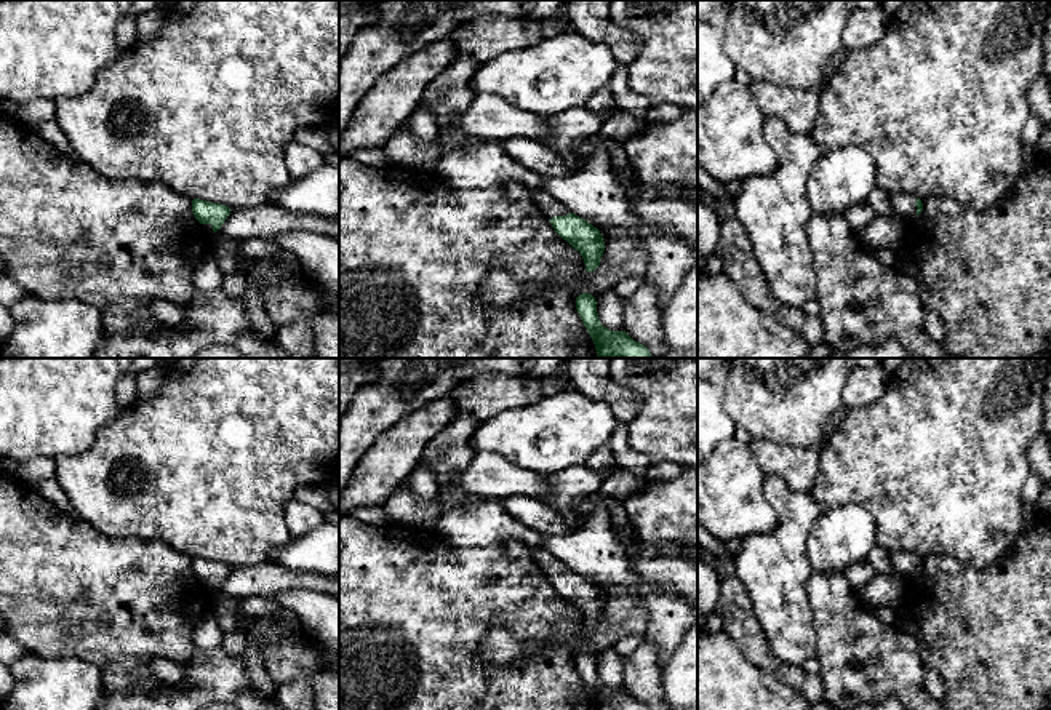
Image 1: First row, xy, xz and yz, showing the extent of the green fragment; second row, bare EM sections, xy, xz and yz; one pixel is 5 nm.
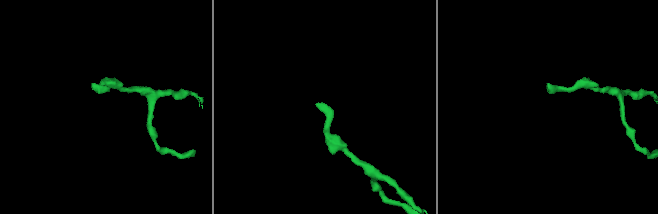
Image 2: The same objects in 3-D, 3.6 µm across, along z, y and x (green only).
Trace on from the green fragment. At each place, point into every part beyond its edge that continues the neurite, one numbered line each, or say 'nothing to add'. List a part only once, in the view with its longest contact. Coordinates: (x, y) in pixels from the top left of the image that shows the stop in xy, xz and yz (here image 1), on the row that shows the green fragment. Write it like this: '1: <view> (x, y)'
1: xz (547, 205)

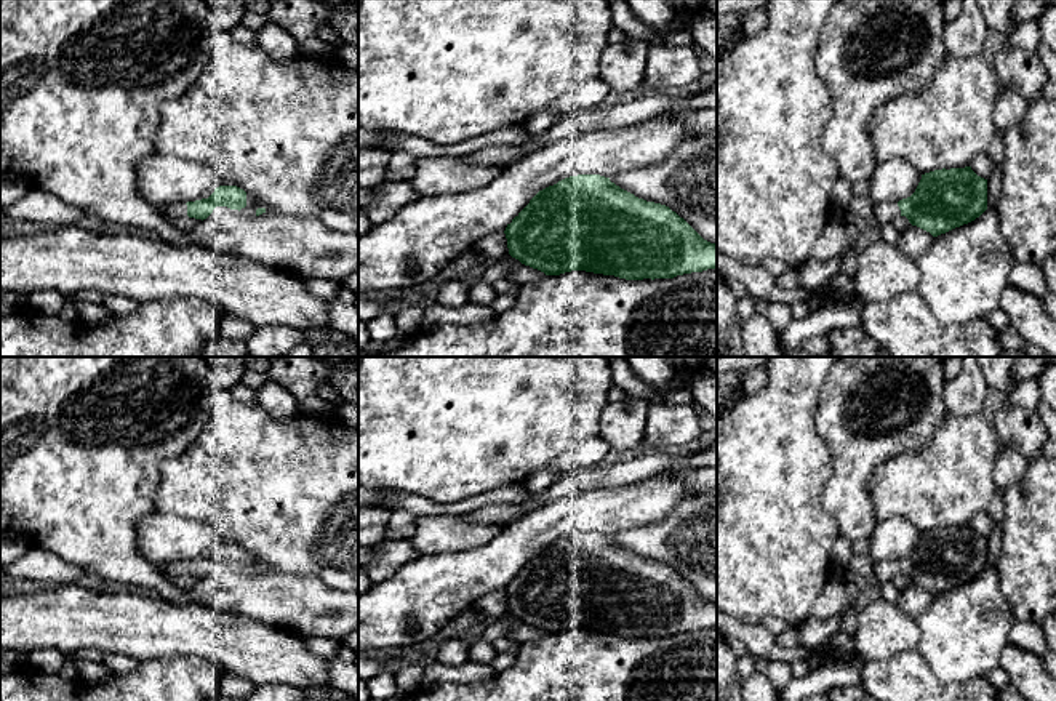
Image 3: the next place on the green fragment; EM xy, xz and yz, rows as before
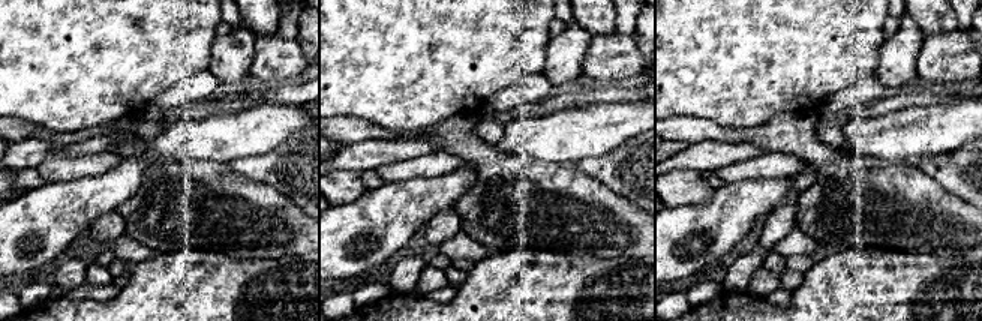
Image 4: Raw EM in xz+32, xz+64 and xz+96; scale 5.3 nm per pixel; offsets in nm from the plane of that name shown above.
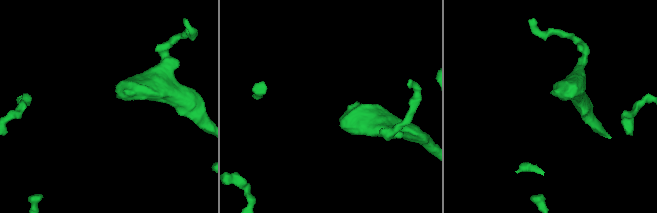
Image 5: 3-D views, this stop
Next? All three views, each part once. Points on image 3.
1: xy (173, 212)

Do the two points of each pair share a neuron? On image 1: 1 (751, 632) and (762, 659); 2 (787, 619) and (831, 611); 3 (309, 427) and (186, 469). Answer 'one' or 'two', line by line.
1: one
2: two
3: one

